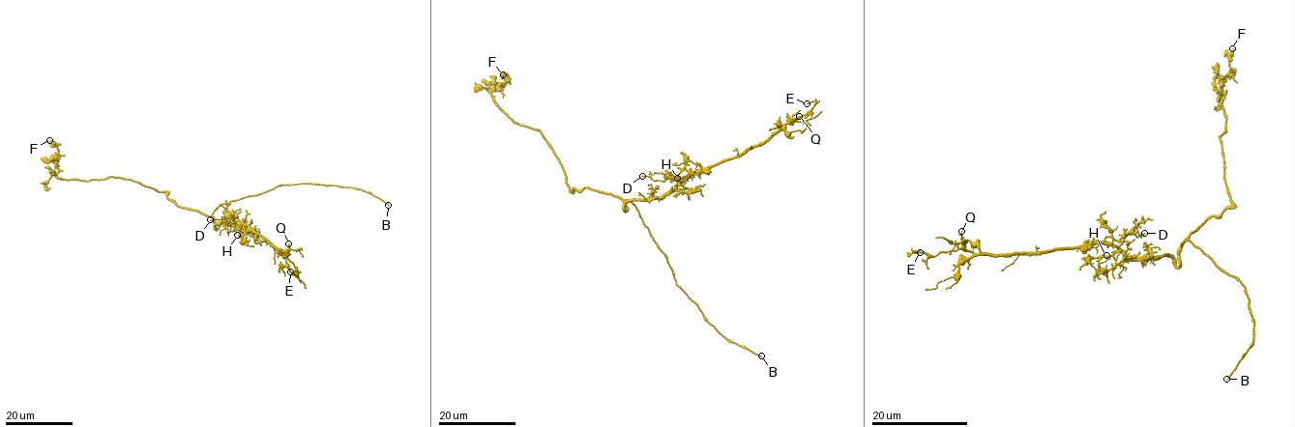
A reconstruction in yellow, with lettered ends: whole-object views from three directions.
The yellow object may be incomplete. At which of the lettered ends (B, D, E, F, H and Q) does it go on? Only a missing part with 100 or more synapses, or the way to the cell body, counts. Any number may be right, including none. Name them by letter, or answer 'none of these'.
B

